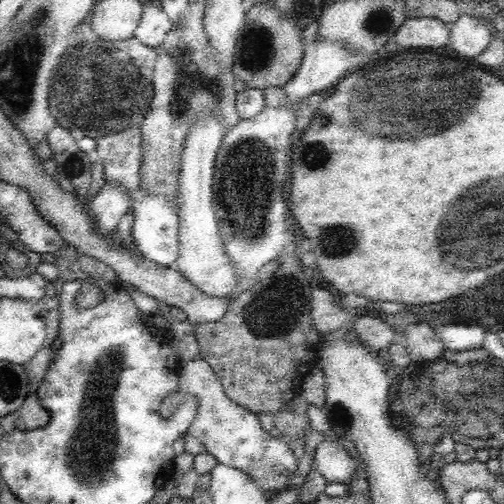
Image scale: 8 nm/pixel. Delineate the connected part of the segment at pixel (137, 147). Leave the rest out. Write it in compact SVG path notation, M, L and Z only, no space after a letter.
M132 126L118 134L105 136L96 141L95 160L103 166L105 180L117 182L131 193L138 192L142 164L141 127Z

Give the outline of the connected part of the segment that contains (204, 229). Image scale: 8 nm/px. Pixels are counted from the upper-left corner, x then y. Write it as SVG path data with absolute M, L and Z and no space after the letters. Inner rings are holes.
M206 113L195 120L181 152L177 192L180 247L175 267L204 294L218 298L227 297L237 286L237 273L226 255L213 208L215 158L226 133L226 127L214 115Z

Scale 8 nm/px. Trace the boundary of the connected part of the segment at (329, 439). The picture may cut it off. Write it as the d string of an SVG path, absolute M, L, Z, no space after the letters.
M328 433L325 441L317 446L313 463L327 483L347 483L356 474L359 462L349 455L346 448L334 441L333 435Z

